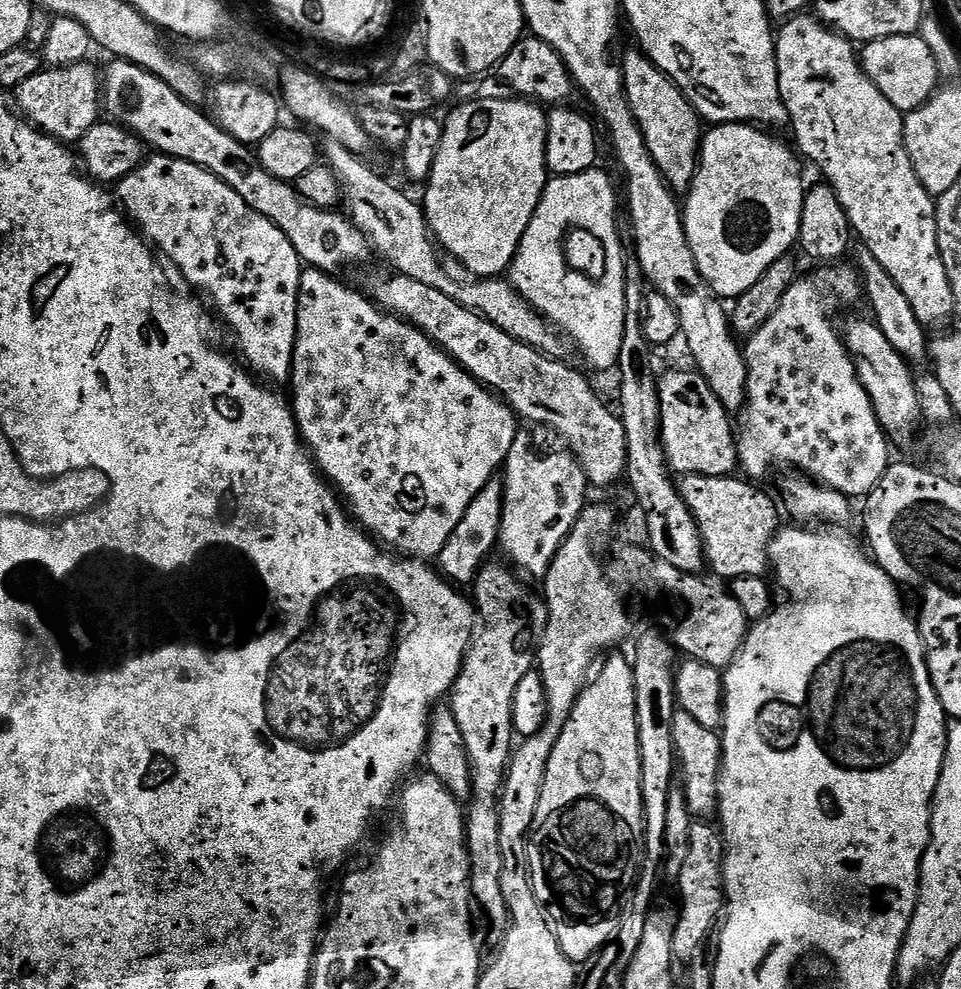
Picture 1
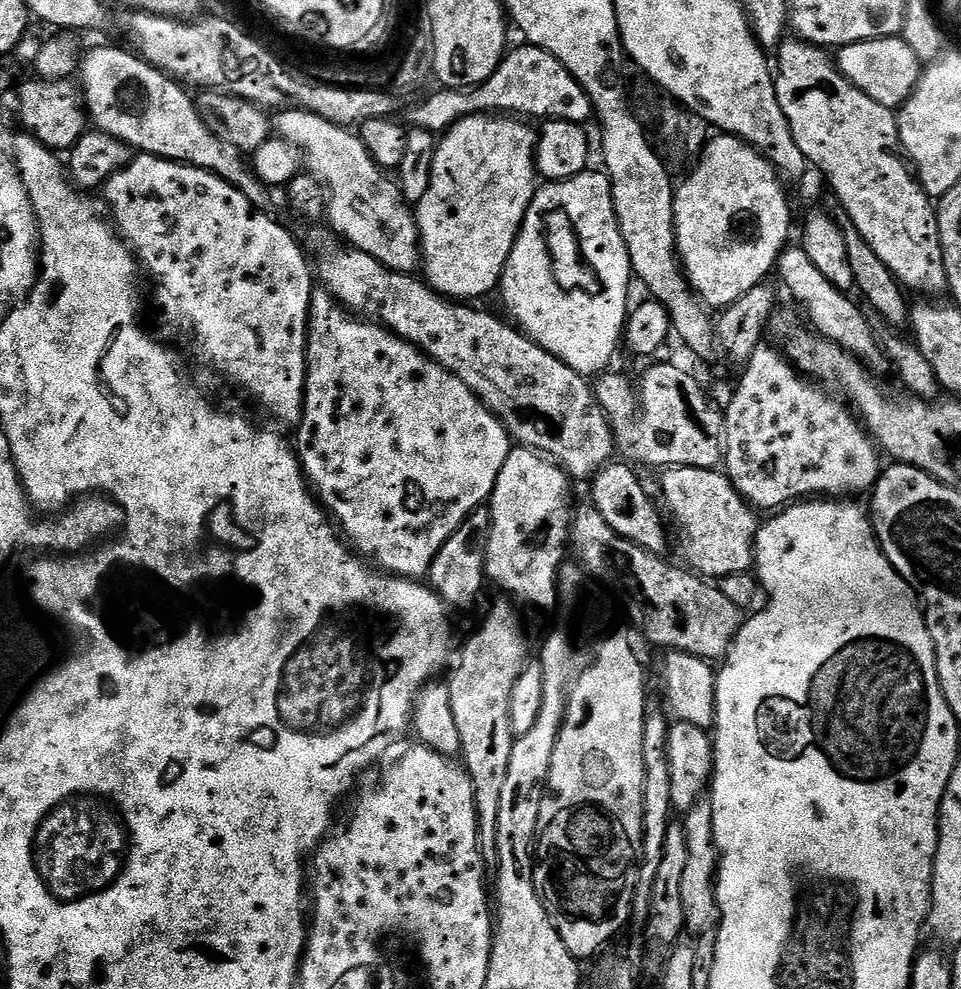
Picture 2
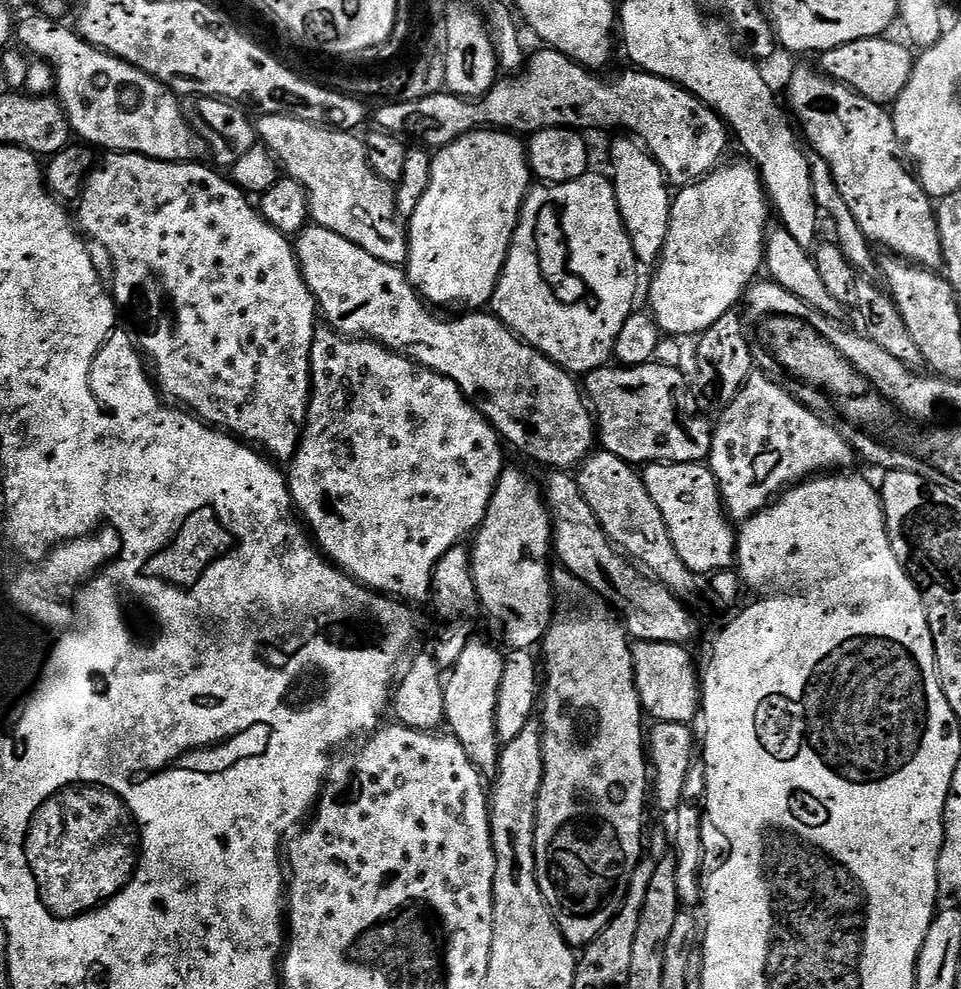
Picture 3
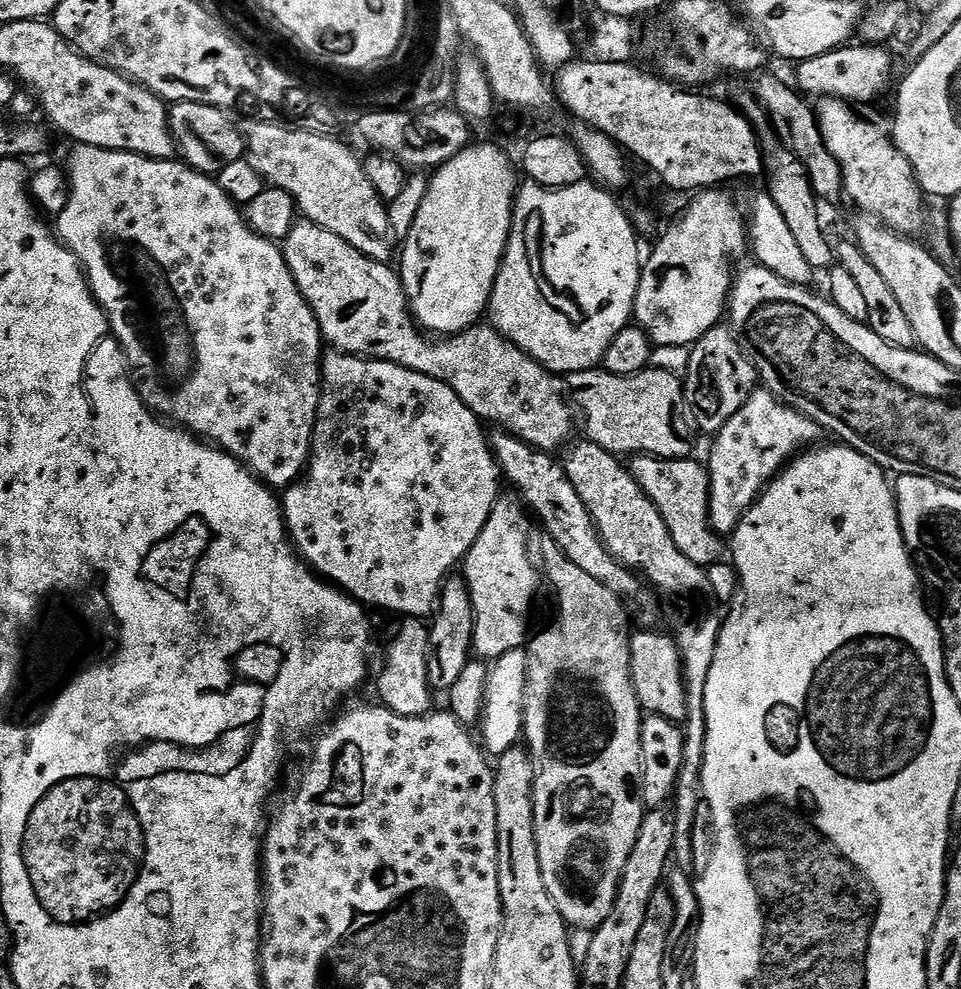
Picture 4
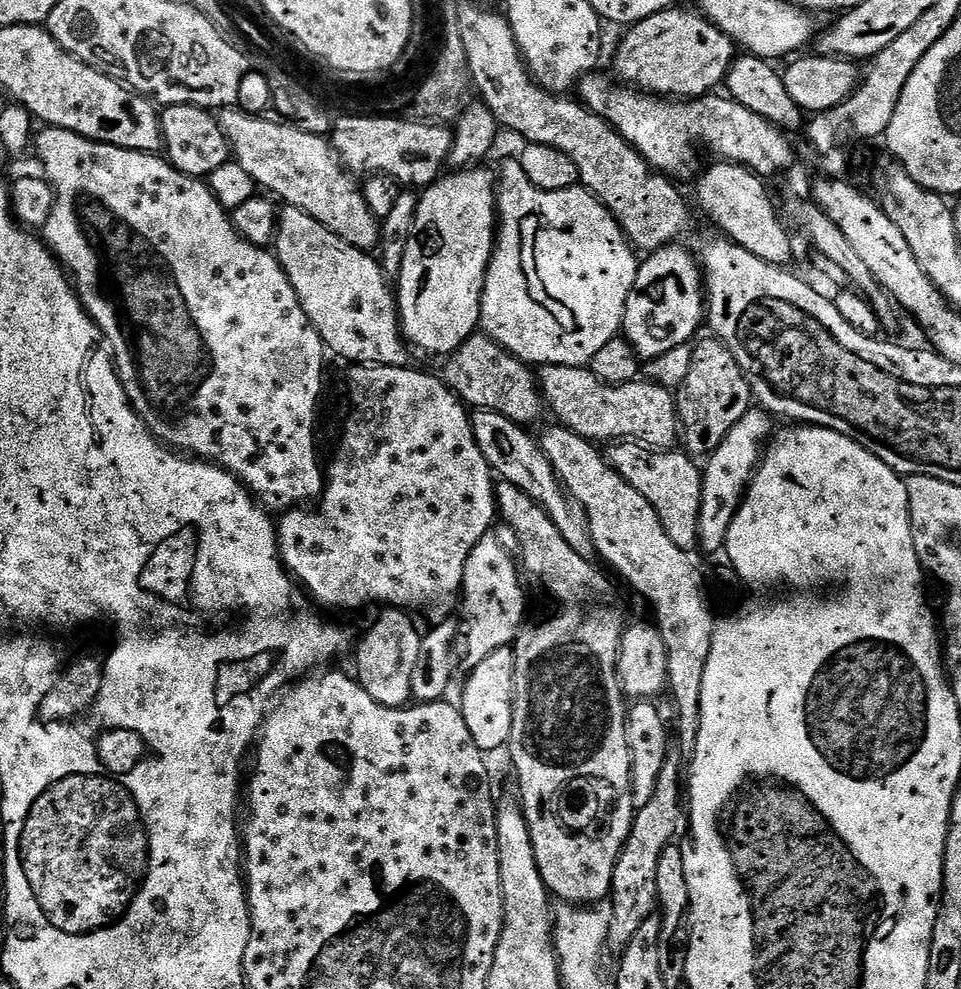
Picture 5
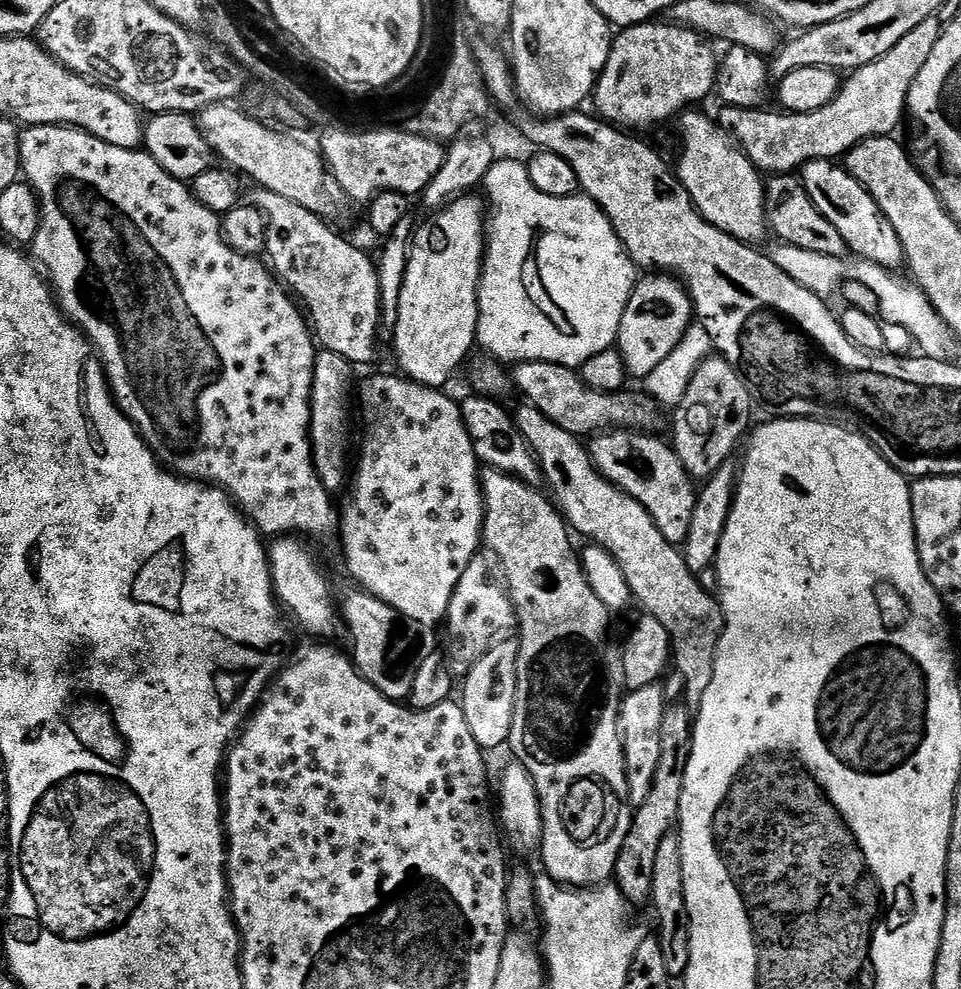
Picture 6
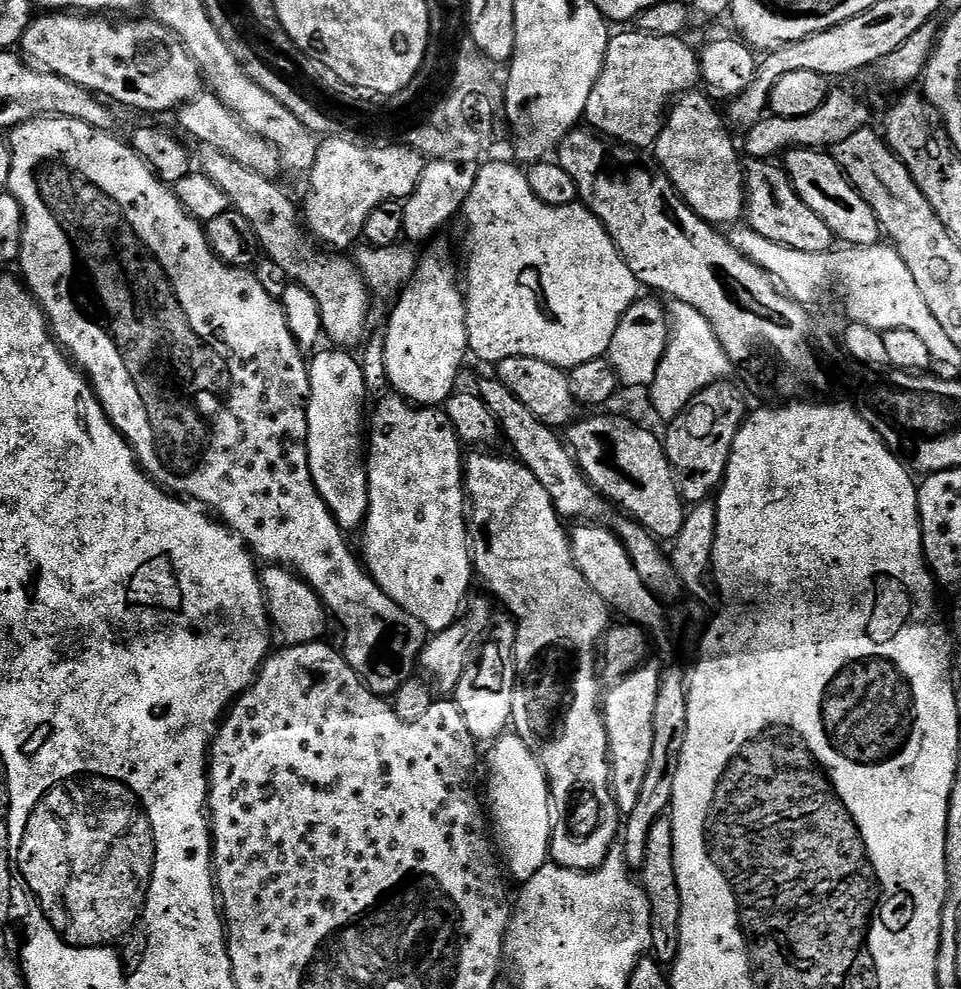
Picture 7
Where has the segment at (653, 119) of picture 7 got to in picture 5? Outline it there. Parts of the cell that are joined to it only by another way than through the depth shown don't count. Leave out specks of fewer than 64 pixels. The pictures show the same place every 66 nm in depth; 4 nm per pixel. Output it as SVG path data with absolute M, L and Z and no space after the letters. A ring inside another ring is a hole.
M683 6L650 14L650 18L639 20L625 32L616 52L615 79L661 98L691 102L715 93L738 56L737 45L721 28L714 27L699 11L691 12Z

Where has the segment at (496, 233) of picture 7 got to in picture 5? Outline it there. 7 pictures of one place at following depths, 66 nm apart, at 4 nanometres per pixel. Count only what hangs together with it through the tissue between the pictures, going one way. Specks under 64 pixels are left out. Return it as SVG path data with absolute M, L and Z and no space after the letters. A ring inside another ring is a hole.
M519 159L499 161L498 168L500 168L500 172L498 171L498 231L496 248L492 252L492 261L486 274L482 306L480 307L480 328L483 335L489 336L493 342L503 346L511 356L516 356L529 366L561 364L579 368L591 365L594 354L598 354L598 350L602 350L602 346L606 346L606 342L621 335L624 327L626 302L630 298L633 288L636 287L637 253L628 243L628 237L624 235L620 223L612 216L612 211L587 188L577 186L553 192L542 190L538 186L534 186L534 182L530 182L530 178L526 178Z

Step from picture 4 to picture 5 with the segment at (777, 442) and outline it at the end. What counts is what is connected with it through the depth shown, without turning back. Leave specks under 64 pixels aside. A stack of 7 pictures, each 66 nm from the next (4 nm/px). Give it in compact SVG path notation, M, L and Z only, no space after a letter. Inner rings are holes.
M759 406L749 408L746 414L742 414L742 418L738 418L738 422L734 422L734 430L730 430L730 434L722 438L722 446L718 446L718 450L714 450L711 456L707 457L702 468L704 481L696 534L701 549L704 547L708 552L716 552L727 545L730 522L736 509L740 507L745 492L748 491L748 484L770 440L768 420L770 421L769 413L763 408Z

